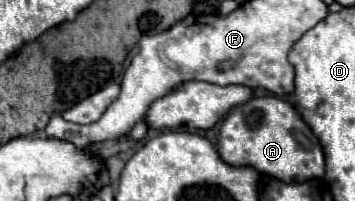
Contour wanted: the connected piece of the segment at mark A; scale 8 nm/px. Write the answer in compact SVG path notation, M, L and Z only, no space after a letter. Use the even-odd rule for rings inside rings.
M274 95L254 97L228 113L228 119L220 127L218 153L234 167L248 165L284 183L304 183L324 177L324 153L316 137L298 117L296 109Z

